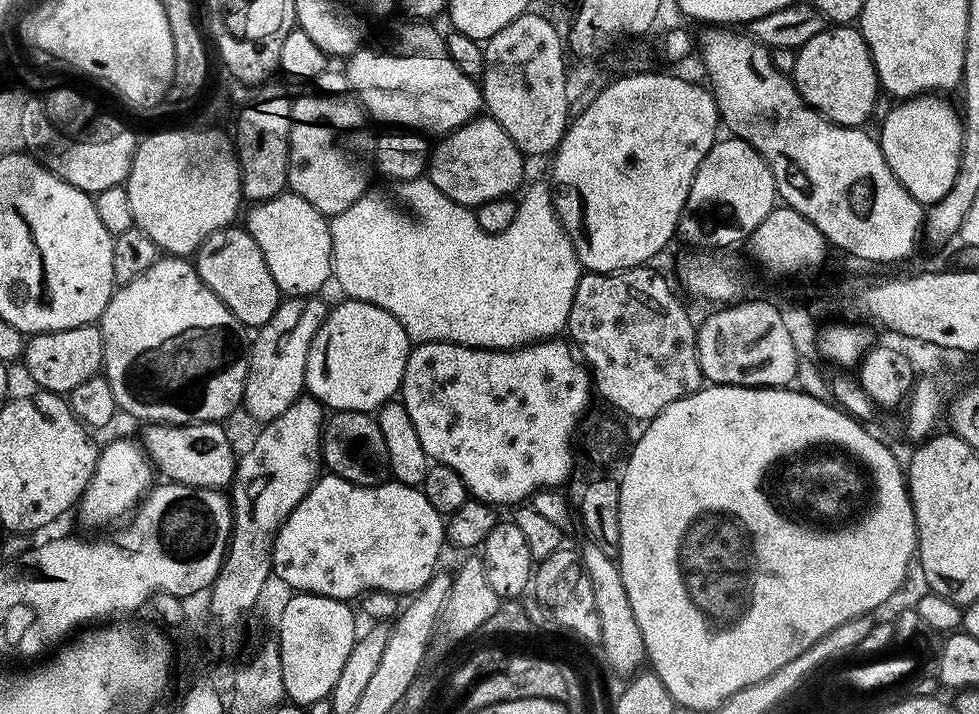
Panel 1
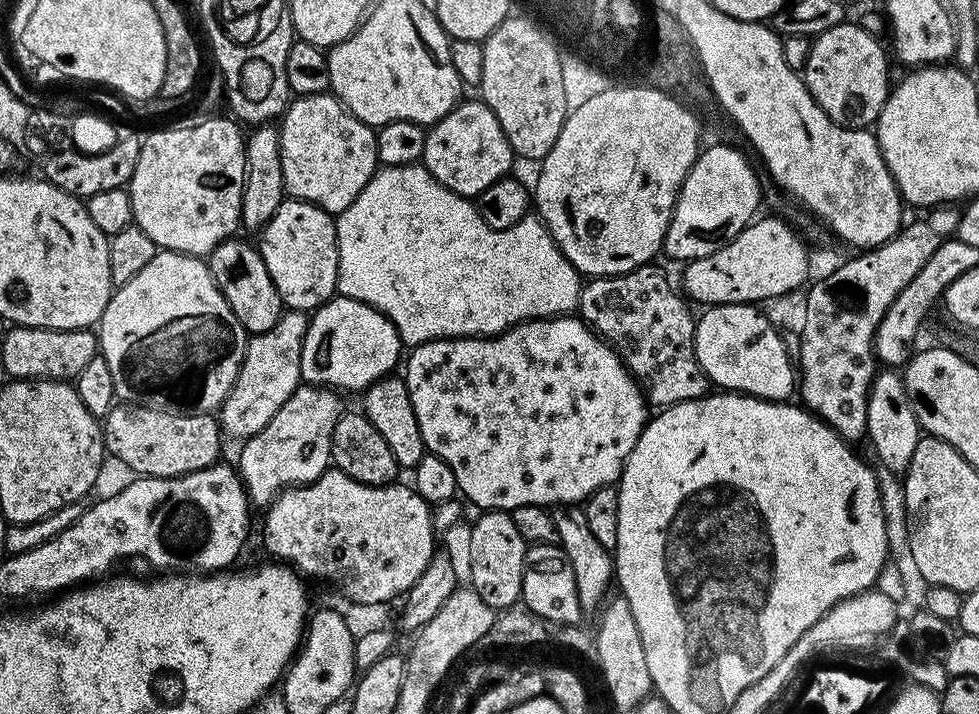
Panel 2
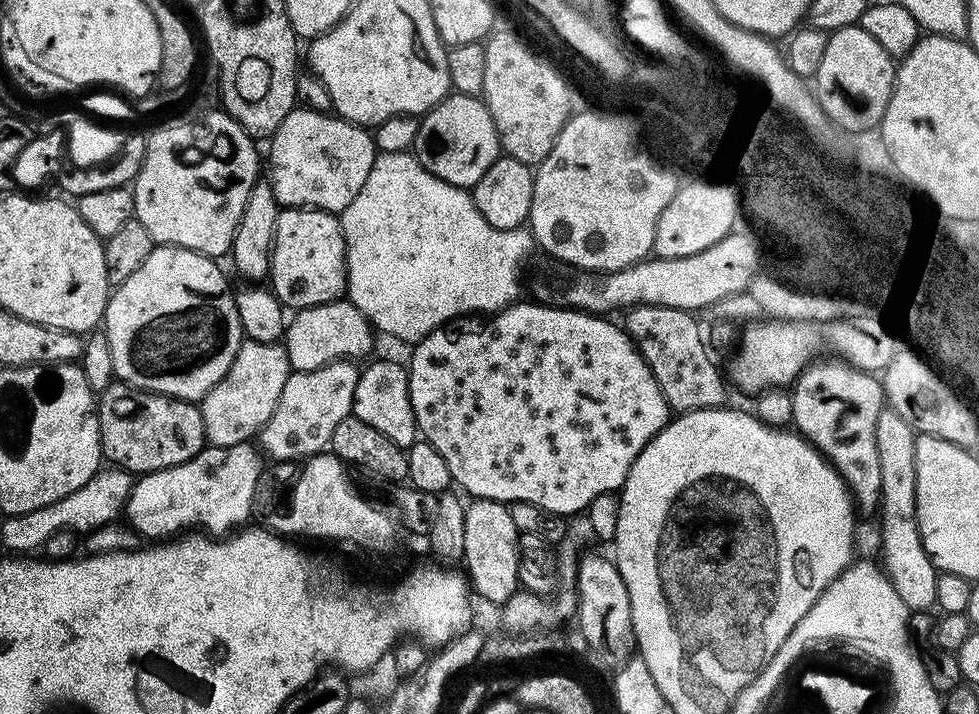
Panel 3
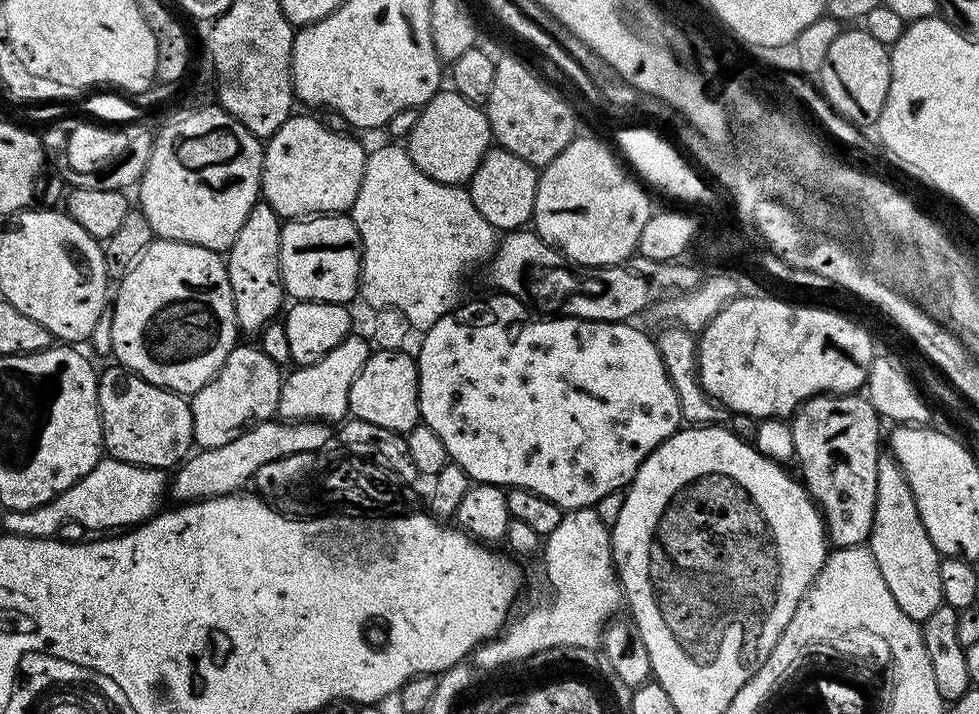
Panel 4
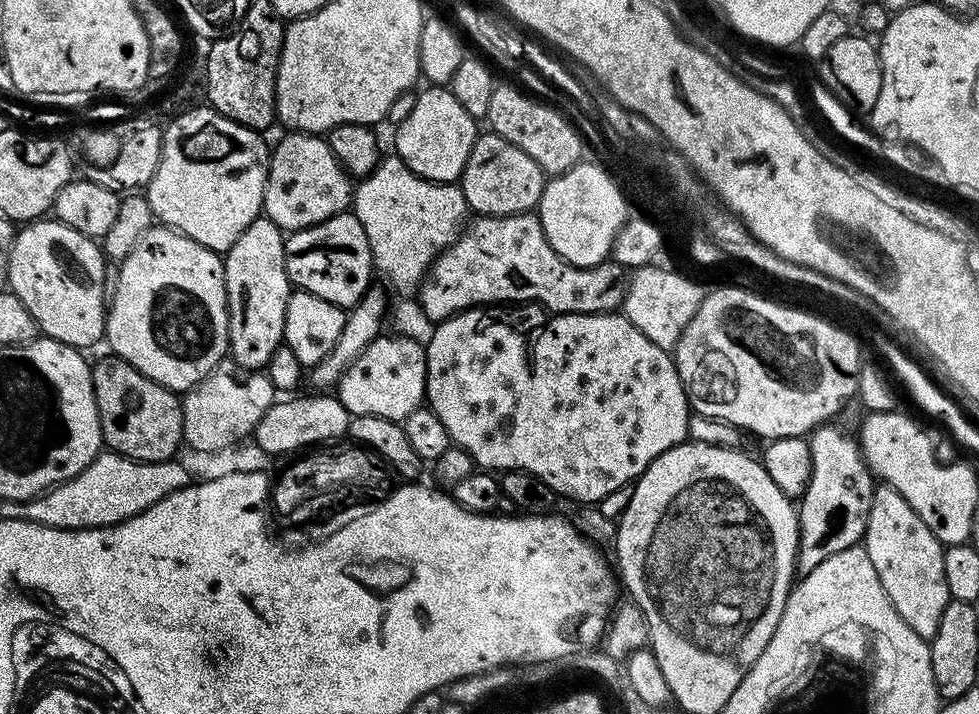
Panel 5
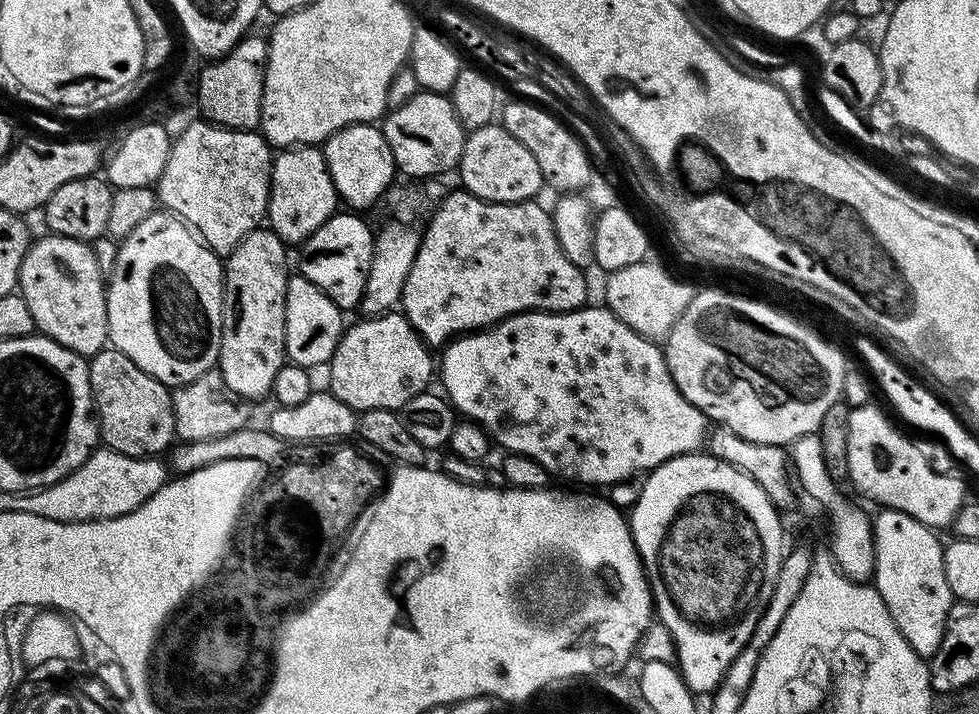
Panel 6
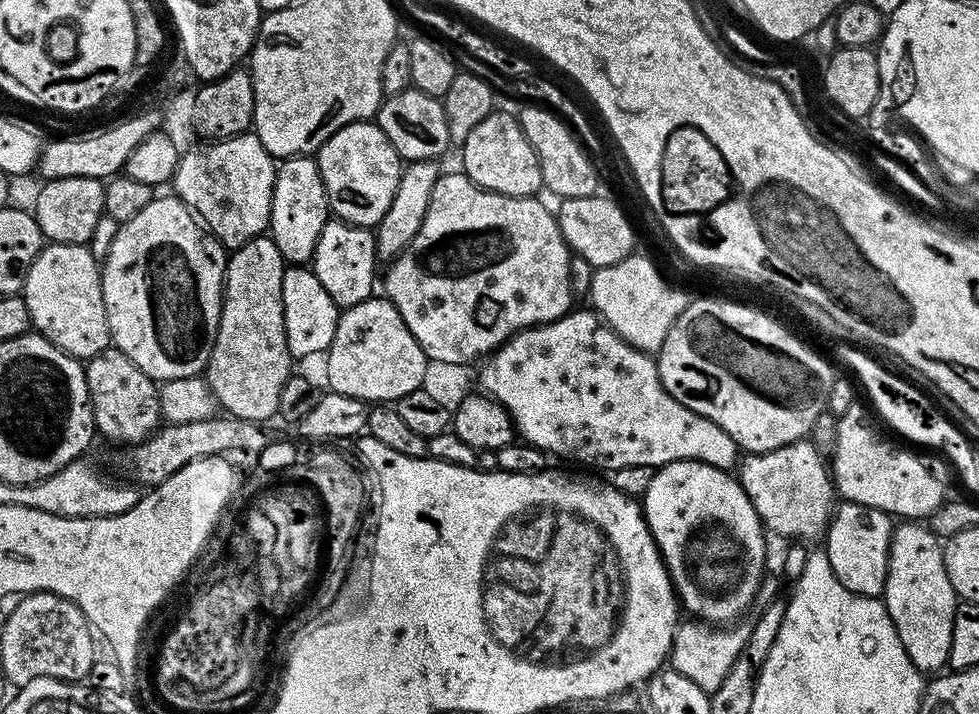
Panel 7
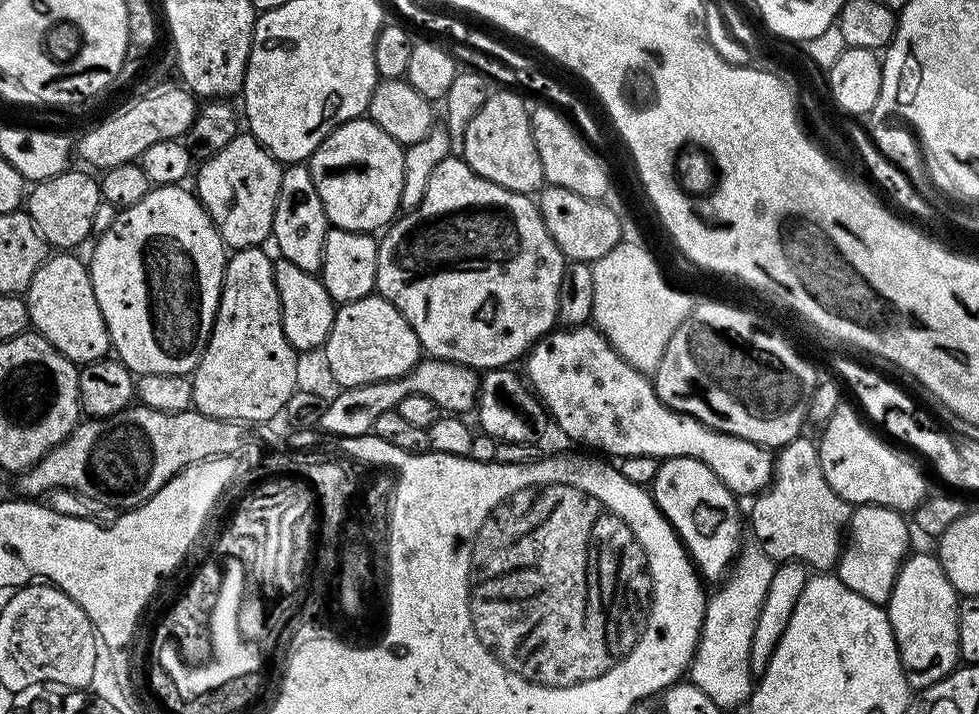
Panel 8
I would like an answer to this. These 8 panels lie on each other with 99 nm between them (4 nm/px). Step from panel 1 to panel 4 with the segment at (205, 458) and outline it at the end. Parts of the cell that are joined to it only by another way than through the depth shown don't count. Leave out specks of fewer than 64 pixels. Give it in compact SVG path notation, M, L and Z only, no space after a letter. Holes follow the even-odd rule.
M123 366L115 367L101 371L96 381L103 451L134 466L175 469L194 448L191 403L179 392L154 386Z

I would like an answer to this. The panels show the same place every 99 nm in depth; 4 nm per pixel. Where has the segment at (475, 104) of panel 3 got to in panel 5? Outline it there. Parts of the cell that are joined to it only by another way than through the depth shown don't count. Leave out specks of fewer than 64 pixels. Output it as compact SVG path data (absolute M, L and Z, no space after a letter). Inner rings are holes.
M428 86L417 95L414 110L406 122L395 125L395 155L414 174L432 180L436 184L454 184L459 181L466 158L470 158L470 150L478 135L478 120L466 112L461 102L448 86Z

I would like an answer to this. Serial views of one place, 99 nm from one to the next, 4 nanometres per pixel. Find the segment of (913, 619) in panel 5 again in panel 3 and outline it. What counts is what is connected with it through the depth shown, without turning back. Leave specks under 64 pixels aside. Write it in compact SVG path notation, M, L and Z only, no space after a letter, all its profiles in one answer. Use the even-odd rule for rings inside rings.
M885 407L878 414L878 467L882 473L882 490L880 491L880 540L884 543L884 560L882 567L888 574L888 581L898 590L898 598L906 602L906 606L912 612L922 612L931 609L936 602L936 577L938 569L930 562L926 550L922 546L922 538L916 521L916 459L914 458L914 446L917 433L903 420L895 410Z

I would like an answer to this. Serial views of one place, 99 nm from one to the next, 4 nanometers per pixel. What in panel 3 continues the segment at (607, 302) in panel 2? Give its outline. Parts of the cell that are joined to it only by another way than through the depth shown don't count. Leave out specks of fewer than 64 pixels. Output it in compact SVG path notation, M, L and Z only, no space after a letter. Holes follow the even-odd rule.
M638 304L627 309L627 311L623 313L623 316L624 320L622 319L622 327L624 331L627 332L629 336L631 336L633 344L636 345L636 348L642 354L642 358L650 366L650 370L654 374L654 378L658 382L658 386L660 387L660 389L662 390L662 394L666 398L668 407L673 413L683 414L686 412L693 412L694 410L706 410L707 408L725 407L727 400L724 399L726 399L728 396L727 390L724 389L725 377L722 375L722 372L722 377L720 377L720 372L718 369L716 369L715 362L712 361L710 357L708 357L708 348L706 345L704 345L704 336L702 333L700 333L700 324L698 321L696 321L697 317L693 315L693 313L687 312L686 310L678 310L677 308L671 308L670 306L658 306L657 304Z

